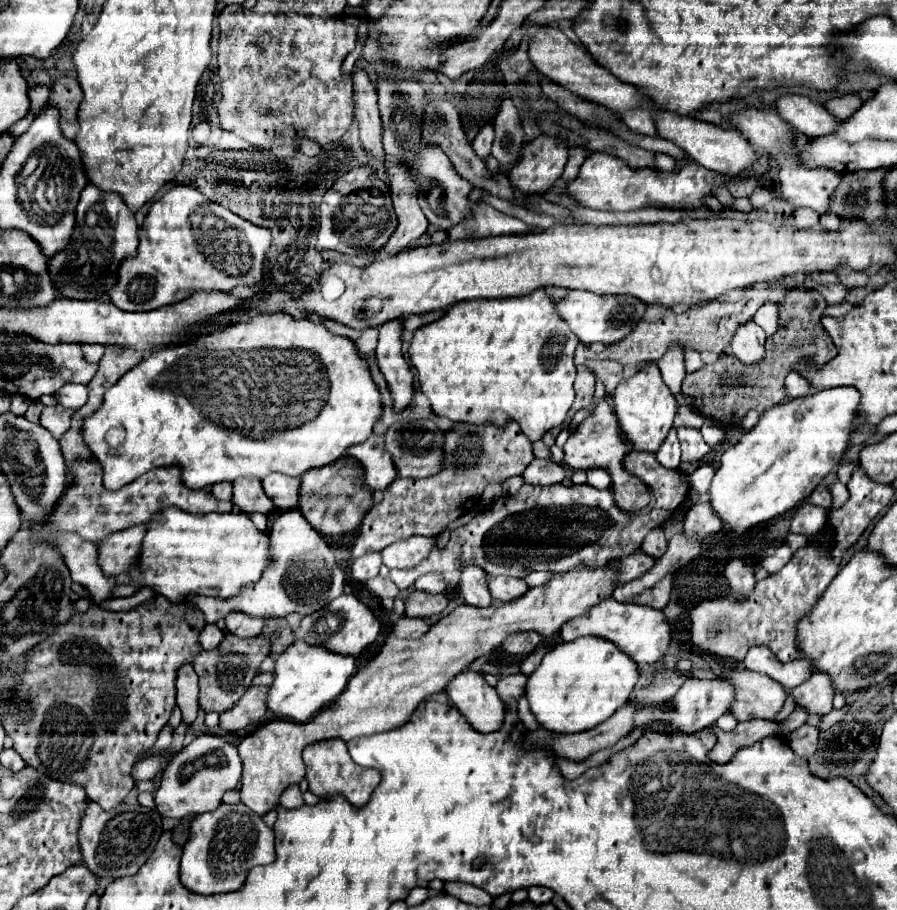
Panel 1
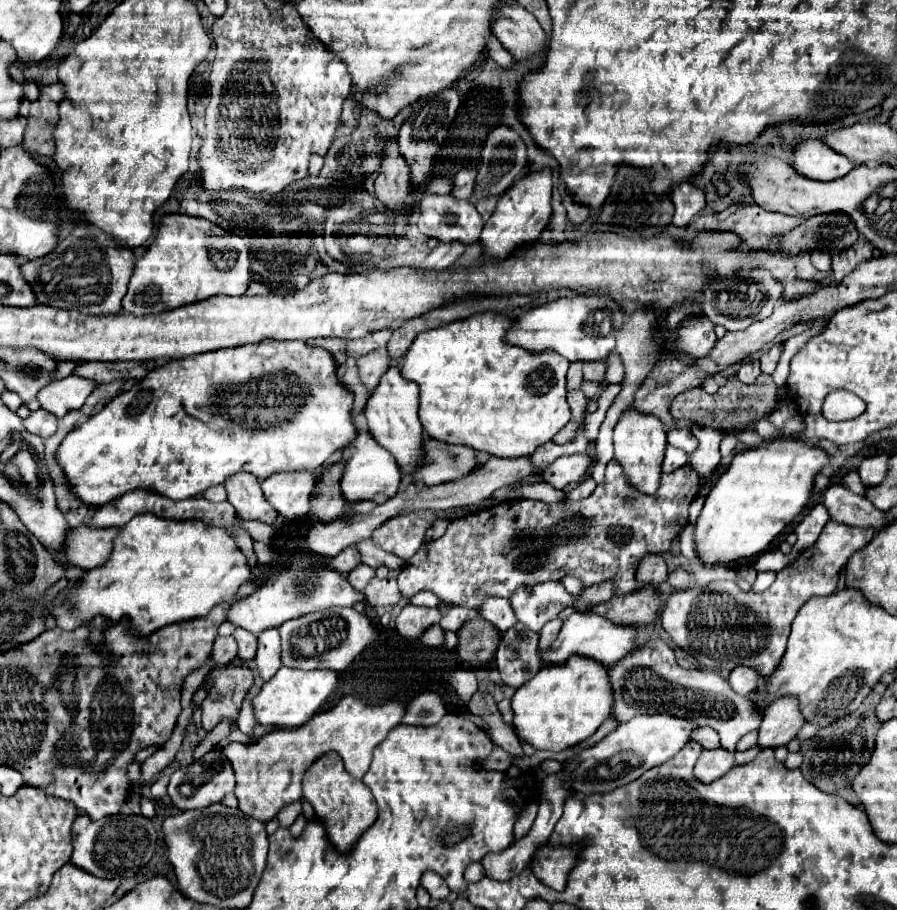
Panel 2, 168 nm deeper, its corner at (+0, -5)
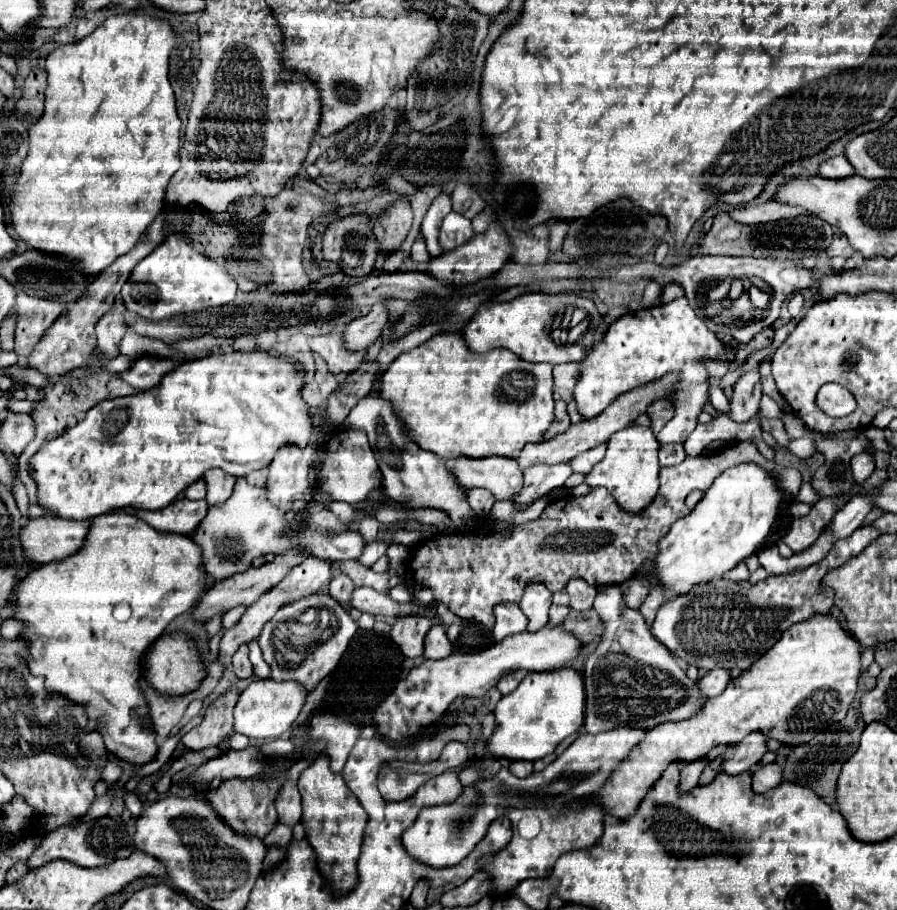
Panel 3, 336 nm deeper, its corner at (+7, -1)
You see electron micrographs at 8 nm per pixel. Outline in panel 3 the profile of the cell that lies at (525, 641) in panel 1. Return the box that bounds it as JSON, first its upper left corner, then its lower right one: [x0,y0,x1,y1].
[497,669,527,695]

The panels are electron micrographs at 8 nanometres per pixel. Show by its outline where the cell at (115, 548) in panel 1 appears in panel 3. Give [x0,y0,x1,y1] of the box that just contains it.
[21,517,91,563]

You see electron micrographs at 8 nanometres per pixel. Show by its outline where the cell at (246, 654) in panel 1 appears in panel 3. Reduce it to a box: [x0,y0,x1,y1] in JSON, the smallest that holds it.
[183,685,239,751]

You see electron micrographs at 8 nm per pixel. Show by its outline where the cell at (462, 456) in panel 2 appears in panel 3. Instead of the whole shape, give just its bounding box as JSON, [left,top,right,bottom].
[453,457,523,501]

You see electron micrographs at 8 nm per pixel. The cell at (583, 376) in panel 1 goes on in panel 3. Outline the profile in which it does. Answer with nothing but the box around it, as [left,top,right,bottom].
[545,401,569,439]

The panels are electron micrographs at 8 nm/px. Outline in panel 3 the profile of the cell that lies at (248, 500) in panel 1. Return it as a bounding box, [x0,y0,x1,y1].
[203,469,235,505]

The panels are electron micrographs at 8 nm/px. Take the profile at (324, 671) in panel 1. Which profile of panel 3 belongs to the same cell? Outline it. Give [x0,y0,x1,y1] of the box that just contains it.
[235,679,307,739]

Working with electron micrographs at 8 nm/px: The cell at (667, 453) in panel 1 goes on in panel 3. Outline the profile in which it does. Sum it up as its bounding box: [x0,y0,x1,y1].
[659,443,685,467]

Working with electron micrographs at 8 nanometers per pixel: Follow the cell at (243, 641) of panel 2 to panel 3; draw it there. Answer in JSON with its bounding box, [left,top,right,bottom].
[233,645,253,677]

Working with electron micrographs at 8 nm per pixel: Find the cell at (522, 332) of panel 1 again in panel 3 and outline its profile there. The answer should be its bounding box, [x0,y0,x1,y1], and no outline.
[381,333,555,457]

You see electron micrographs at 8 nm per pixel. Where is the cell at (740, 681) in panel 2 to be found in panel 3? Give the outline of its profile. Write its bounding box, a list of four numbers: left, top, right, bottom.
[699,669,731,697]

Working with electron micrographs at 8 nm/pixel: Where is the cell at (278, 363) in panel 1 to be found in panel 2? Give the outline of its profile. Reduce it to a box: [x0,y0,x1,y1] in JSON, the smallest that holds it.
[54,339,356,509]

